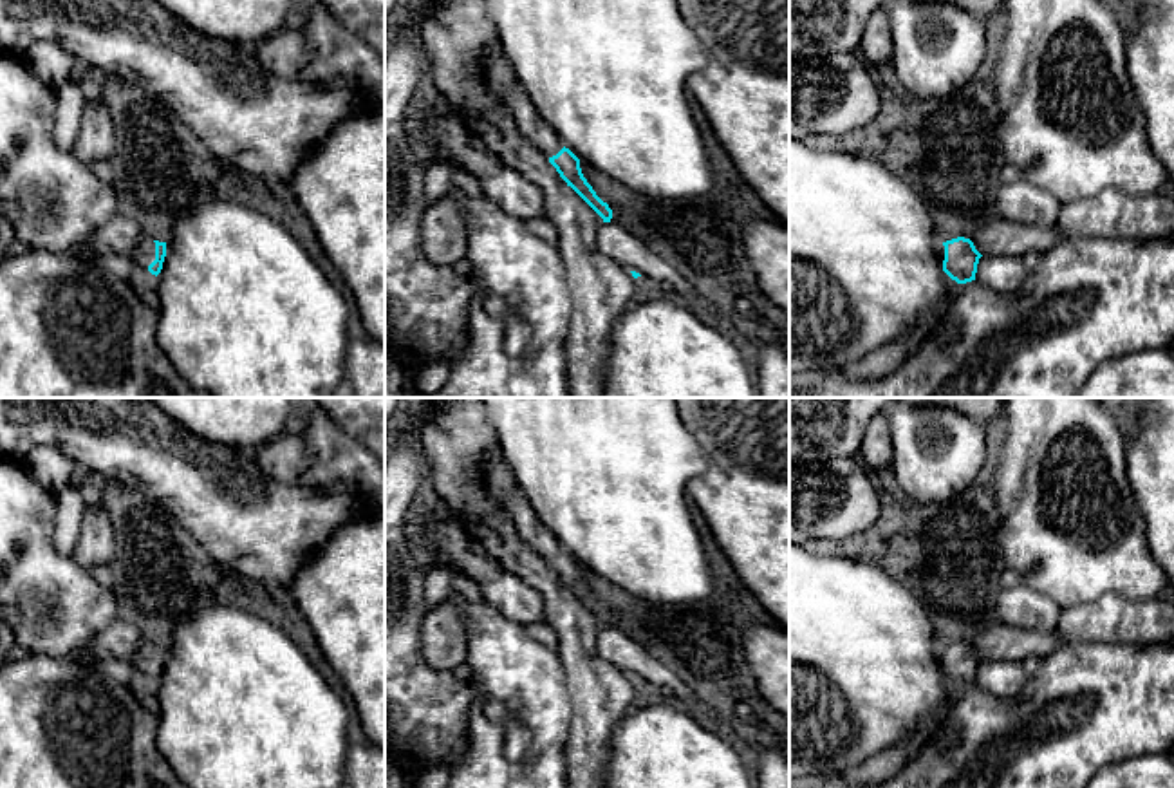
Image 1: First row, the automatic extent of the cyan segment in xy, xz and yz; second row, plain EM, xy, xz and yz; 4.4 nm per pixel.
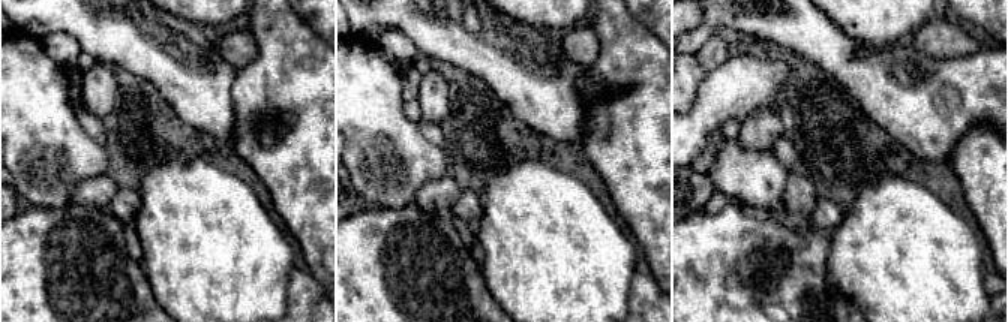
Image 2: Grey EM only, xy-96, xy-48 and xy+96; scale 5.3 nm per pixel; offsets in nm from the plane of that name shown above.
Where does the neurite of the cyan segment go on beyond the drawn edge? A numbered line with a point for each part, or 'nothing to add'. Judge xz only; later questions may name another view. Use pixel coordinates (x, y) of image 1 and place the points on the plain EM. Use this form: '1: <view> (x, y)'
1: xz (530, 528)

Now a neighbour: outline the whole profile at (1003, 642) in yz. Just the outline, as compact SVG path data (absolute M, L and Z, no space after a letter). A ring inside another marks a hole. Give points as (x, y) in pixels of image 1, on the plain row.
M1002 622L983 631L972 647L981 660L1022 661L1028 656L1042 660L1071 643L1057 631L1030 631Z

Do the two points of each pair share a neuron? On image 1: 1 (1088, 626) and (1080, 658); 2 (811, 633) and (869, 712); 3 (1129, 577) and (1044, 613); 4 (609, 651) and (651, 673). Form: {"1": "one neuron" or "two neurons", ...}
{"1": "two neurons", "2": "one neuron", "3": "two neurons", "4": "one neuron"}

